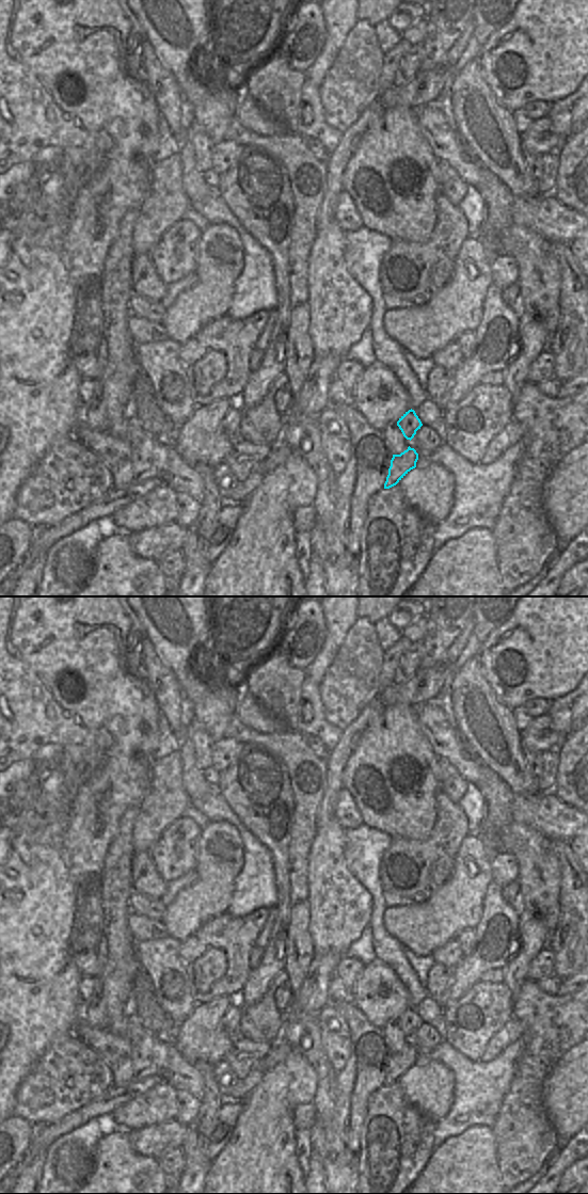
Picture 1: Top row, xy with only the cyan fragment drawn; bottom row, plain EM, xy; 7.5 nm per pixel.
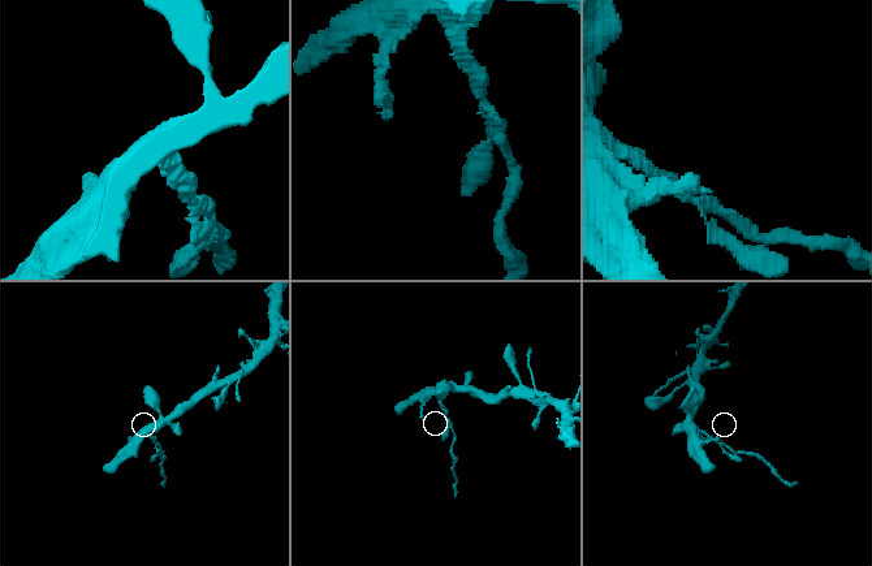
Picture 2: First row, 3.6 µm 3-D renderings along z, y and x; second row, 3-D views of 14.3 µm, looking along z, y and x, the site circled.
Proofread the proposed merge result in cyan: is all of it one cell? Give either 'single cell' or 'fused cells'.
fused cells

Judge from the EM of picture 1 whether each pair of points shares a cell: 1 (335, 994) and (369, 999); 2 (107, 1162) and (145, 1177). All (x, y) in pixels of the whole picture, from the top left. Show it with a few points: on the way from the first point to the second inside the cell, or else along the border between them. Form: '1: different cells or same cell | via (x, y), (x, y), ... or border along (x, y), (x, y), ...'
1: different cells | border along (349, 990), (350, 998)
2: same cell | via (116, 1168), (125, 1177), (136, 1177)

